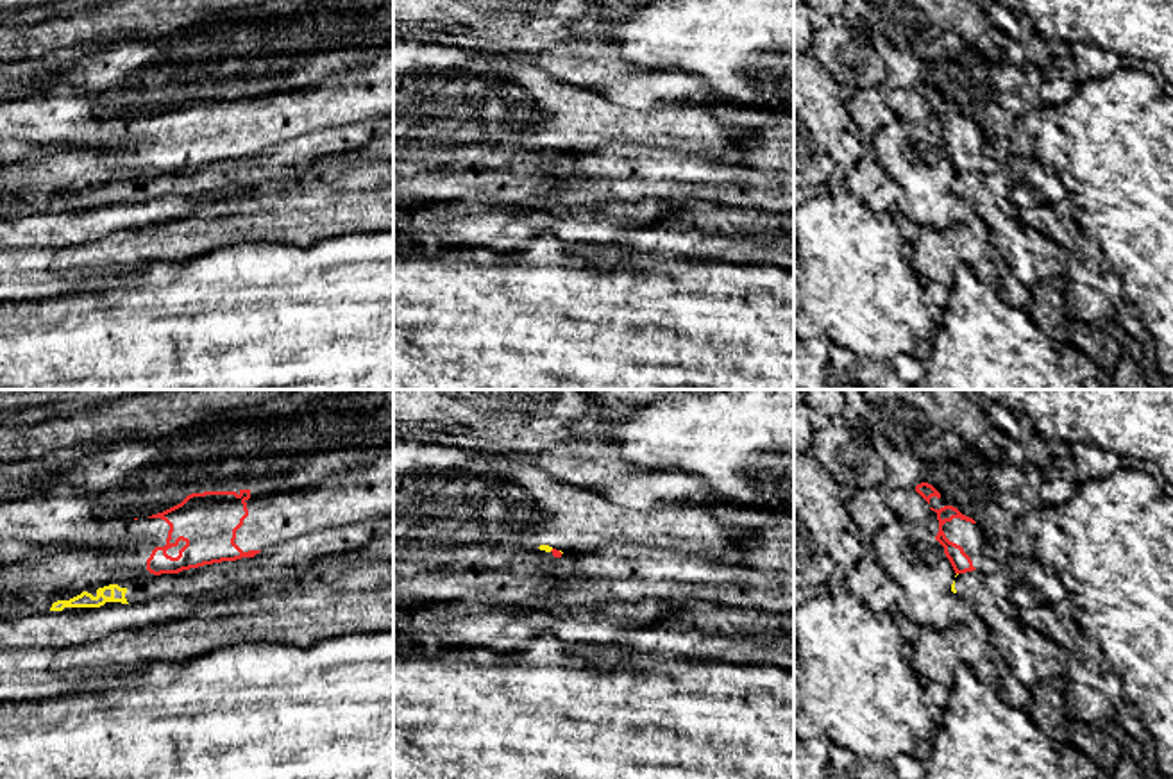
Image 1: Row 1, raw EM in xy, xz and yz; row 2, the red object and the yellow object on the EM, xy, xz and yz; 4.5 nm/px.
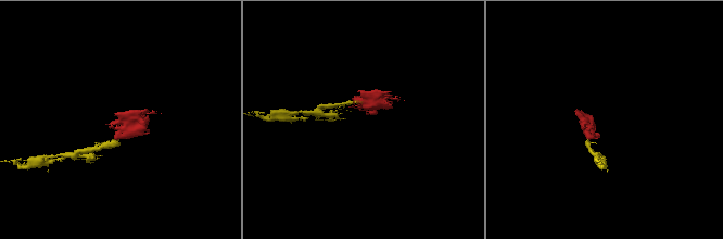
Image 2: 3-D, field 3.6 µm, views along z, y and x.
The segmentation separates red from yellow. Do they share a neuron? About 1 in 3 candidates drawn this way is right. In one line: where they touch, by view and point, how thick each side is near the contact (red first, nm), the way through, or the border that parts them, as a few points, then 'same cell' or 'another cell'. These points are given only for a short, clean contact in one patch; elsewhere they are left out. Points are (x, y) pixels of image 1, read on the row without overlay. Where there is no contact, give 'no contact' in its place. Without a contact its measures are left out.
no contact; another cell

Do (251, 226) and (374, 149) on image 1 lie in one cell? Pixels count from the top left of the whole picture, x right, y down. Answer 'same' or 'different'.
different

